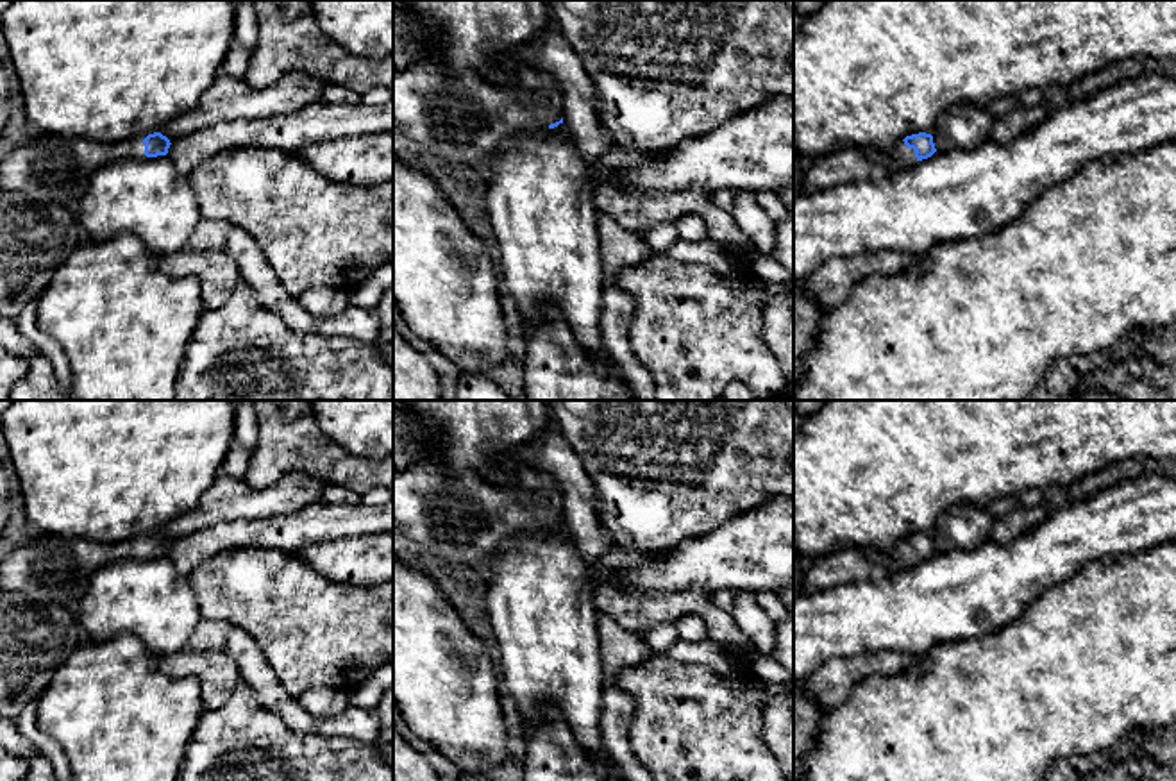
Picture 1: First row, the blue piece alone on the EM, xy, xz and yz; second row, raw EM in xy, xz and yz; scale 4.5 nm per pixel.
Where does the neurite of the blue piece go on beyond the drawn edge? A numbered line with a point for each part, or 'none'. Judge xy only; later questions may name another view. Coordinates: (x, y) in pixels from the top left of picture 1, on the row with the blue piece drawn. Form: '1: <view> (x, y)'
1: xy (54, 168)

